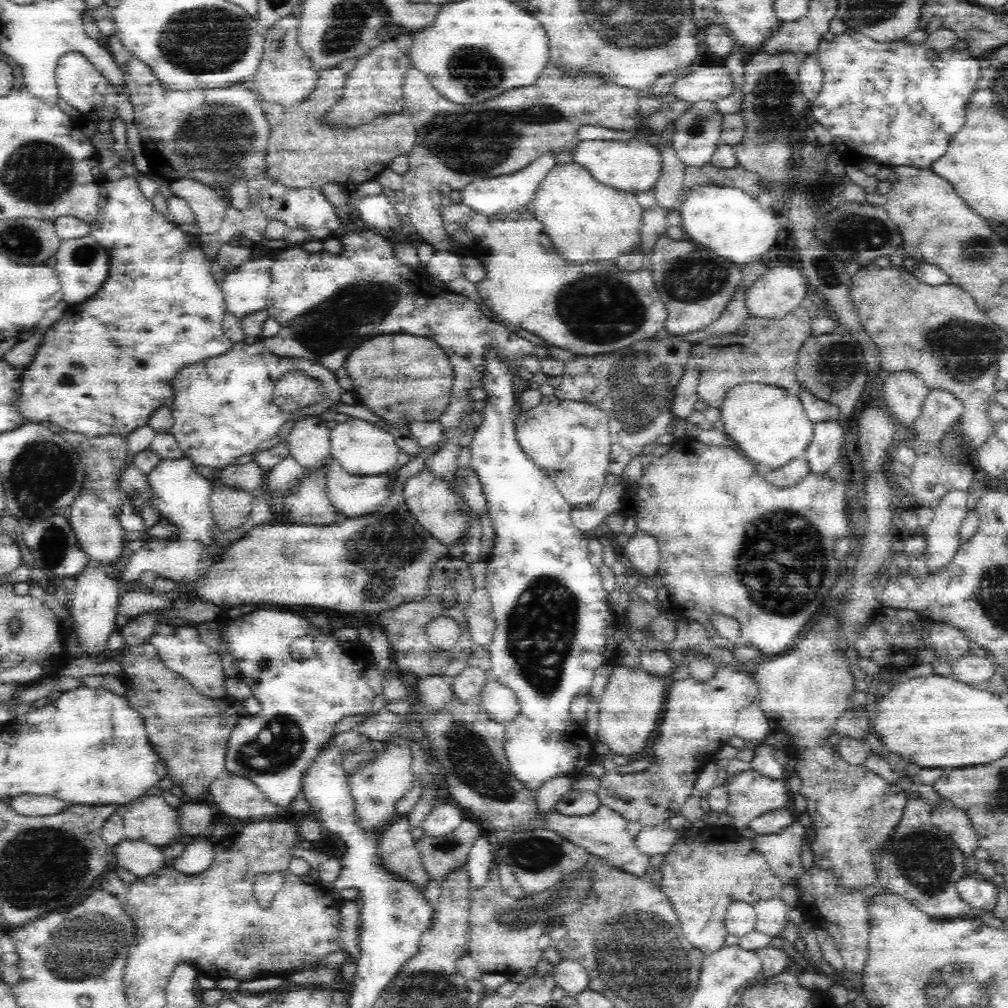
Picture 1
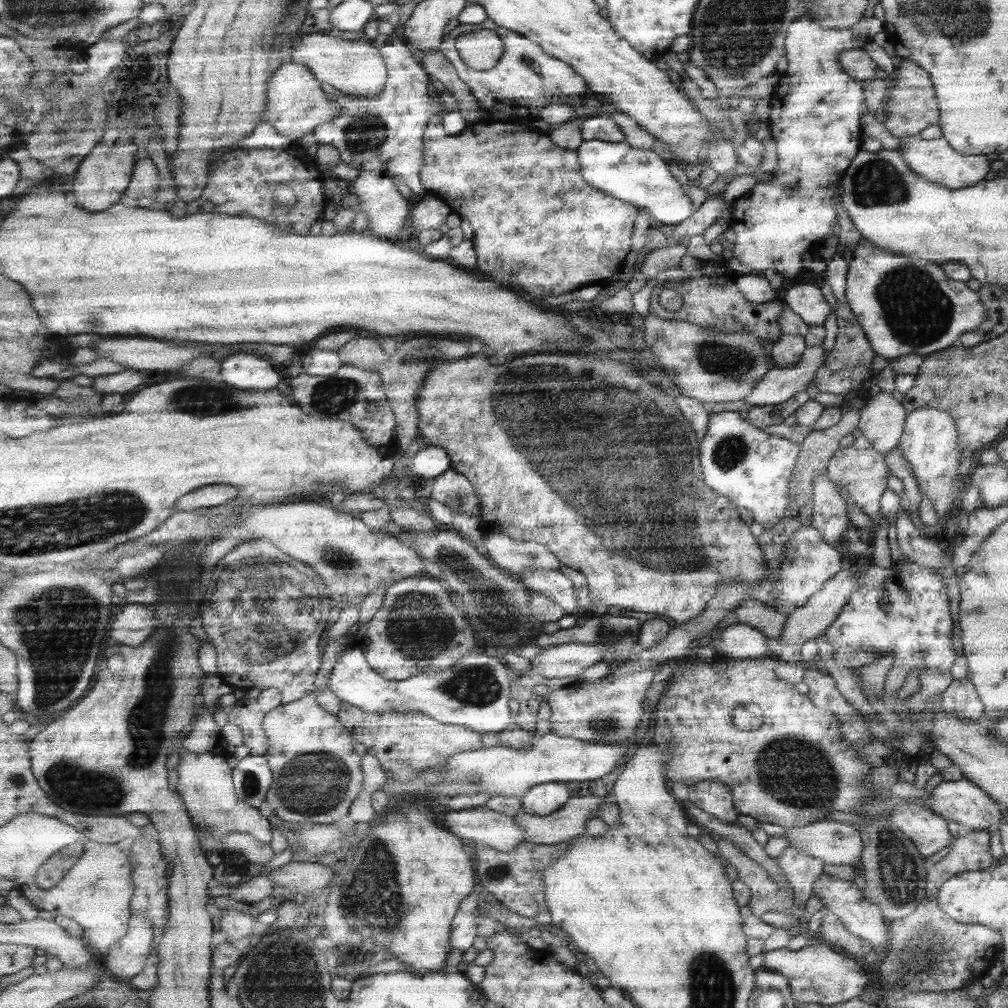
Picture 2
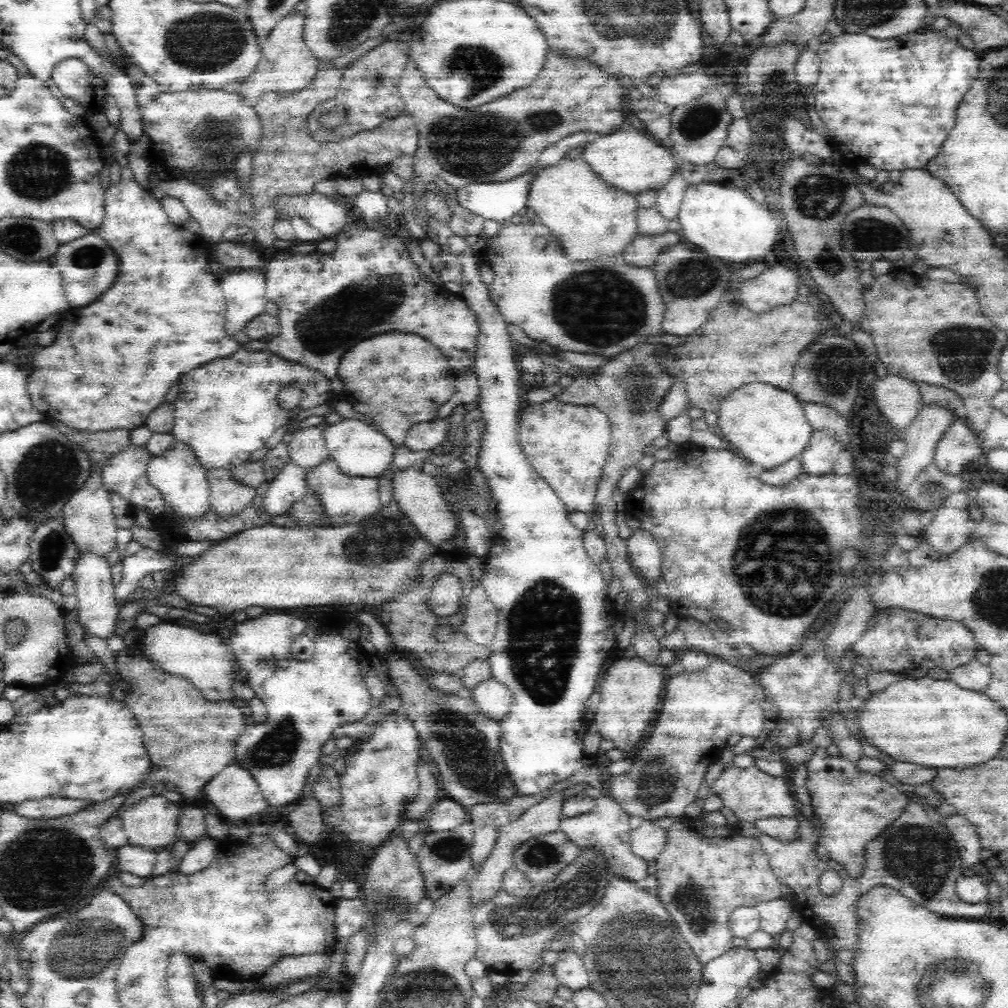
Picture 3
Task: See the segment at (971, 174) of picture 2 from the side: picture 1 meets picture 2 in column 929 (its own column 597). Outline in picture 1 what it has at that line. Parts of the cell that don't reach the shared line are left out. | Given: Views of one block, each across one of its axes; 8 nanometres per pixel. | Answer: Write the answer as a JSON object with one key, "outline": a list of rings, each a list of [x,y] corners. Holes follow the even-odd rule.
{"outline":[[[644,136],[634,138],[630,142],[618,142],[618,140],[576,142],[572,150],[572,160],[576,166],[582,166],[594,178],[594,182],[608,186],[612,190],[622,190],[626,194],[654,190],[654,184],[662,174],[662,154],[658,154],[654,142],[646,142]]]}

